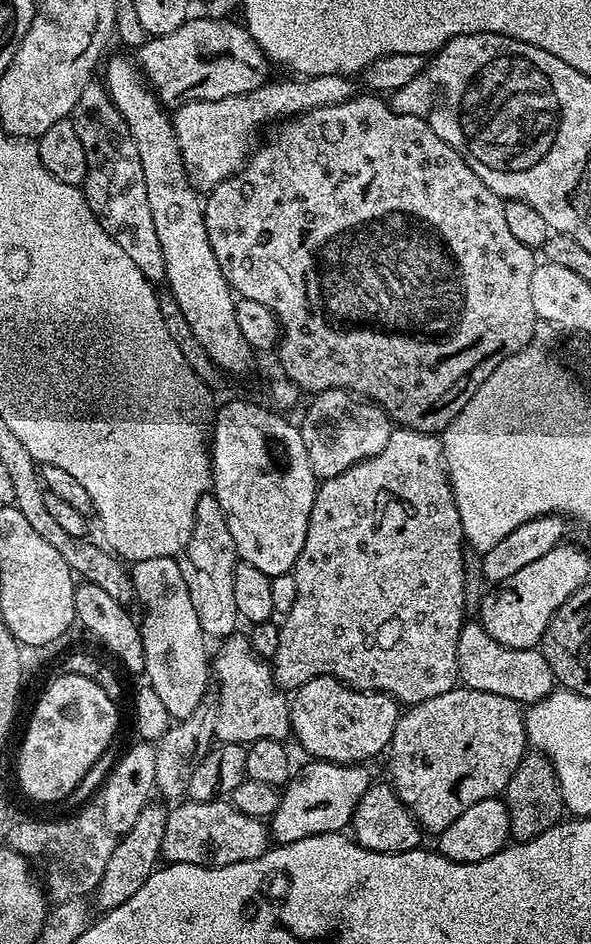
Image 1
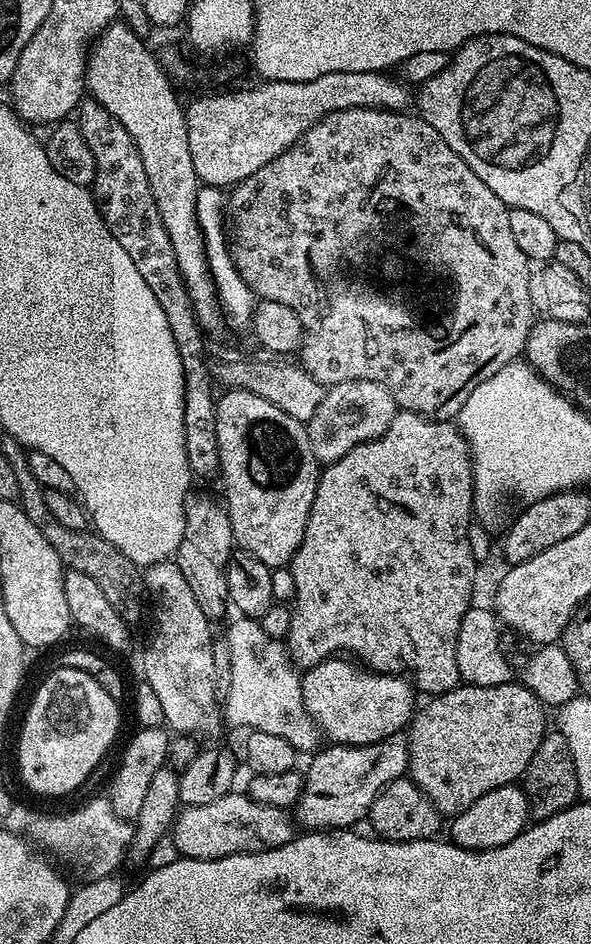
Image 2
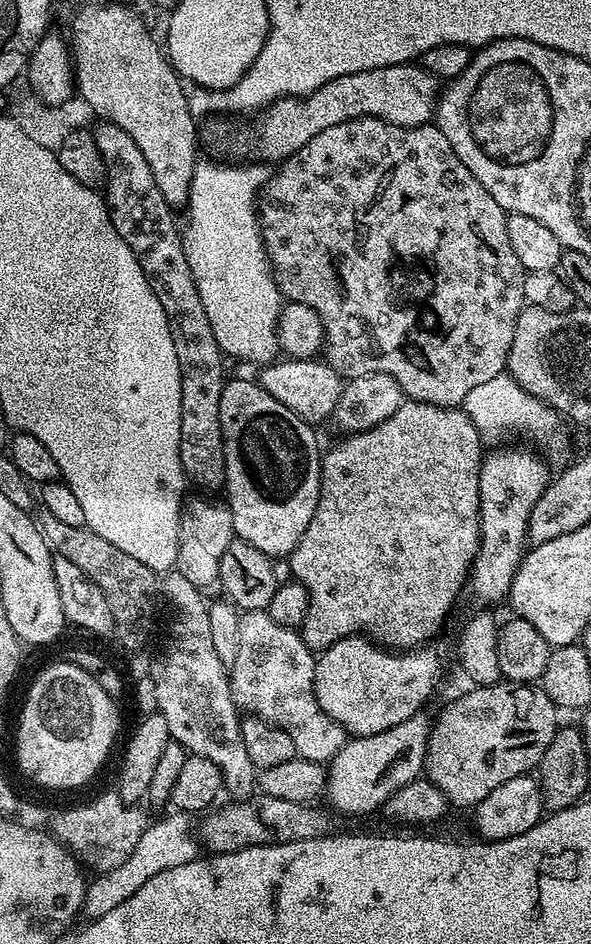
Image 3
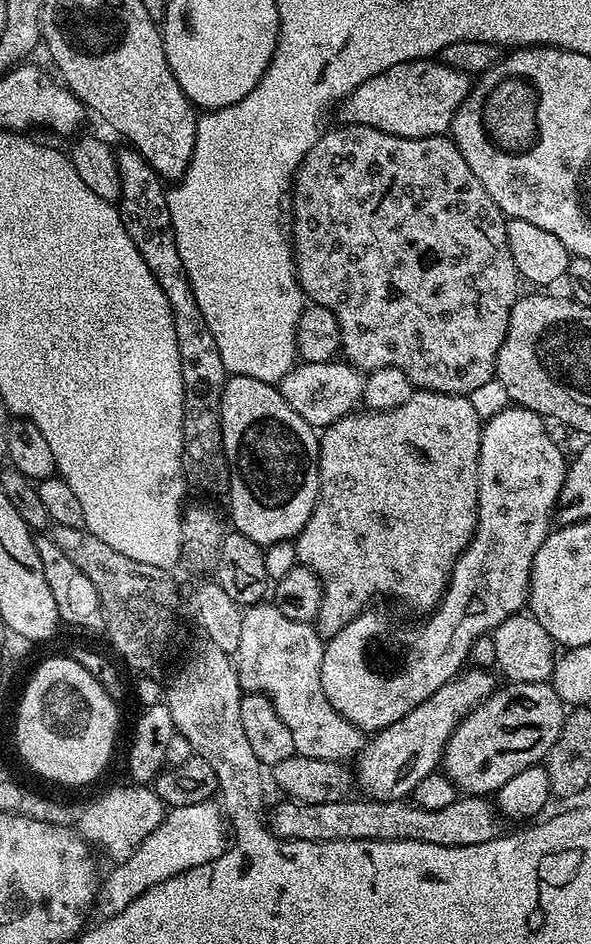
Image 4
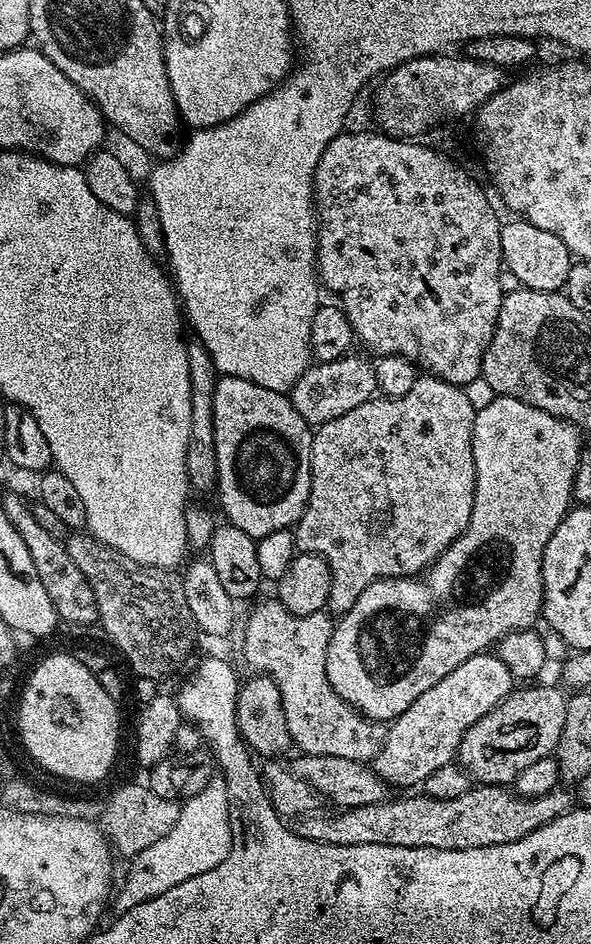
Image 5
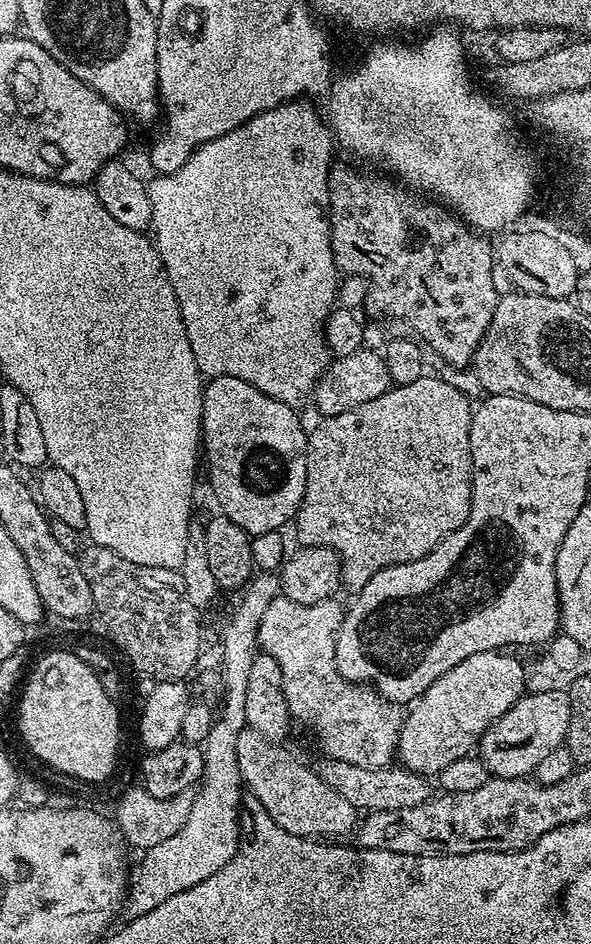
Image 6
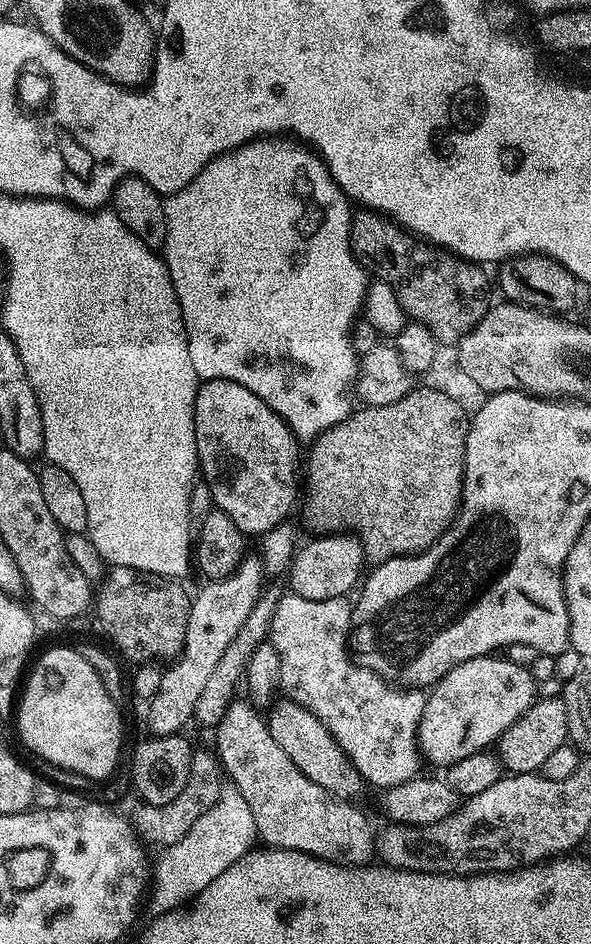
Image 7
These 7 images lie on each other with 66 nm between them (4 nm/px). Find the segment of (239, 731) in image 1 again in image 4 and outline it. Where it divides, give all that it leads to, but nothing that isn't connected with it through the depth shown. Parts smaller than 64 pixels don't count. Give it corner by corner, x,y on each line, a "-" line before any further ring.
275,603
254,604
243,609
242,634
234,655
236,673
245,693
268,696
294,738
295,755
348,762
364,749
366,733
342,718
322,690
324,646
325,641
312,624
286,618

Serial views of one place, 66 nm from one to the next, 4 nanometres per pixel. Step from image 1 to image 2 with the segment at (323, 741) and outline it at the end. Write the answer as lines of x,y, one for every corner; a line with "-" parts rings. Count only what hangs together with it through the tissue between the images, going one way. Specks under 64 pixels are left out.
333,658
315,664
301,675
304,705
316,727
327,739
329,736
332,744
358,746
377,744
403,733
418,708
413,685
400,674
381,674
355,666
360,667
351,659

